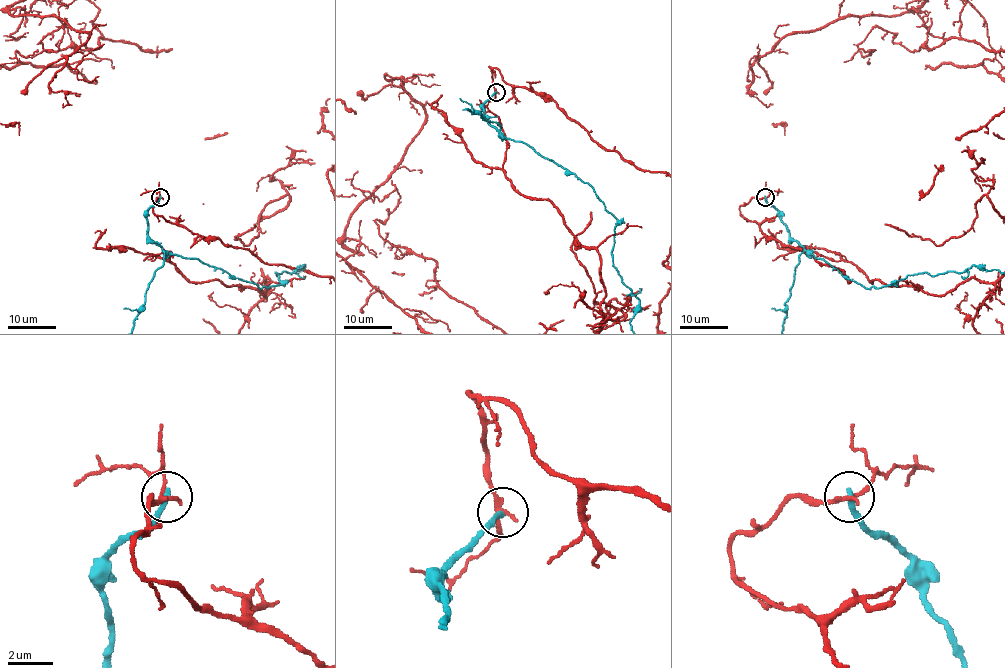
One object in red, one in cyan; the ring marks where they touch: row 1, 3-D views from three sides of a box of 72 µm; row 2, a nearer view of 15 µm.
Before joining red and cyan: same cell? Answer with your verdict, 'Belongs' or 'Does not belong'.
Does not belong

